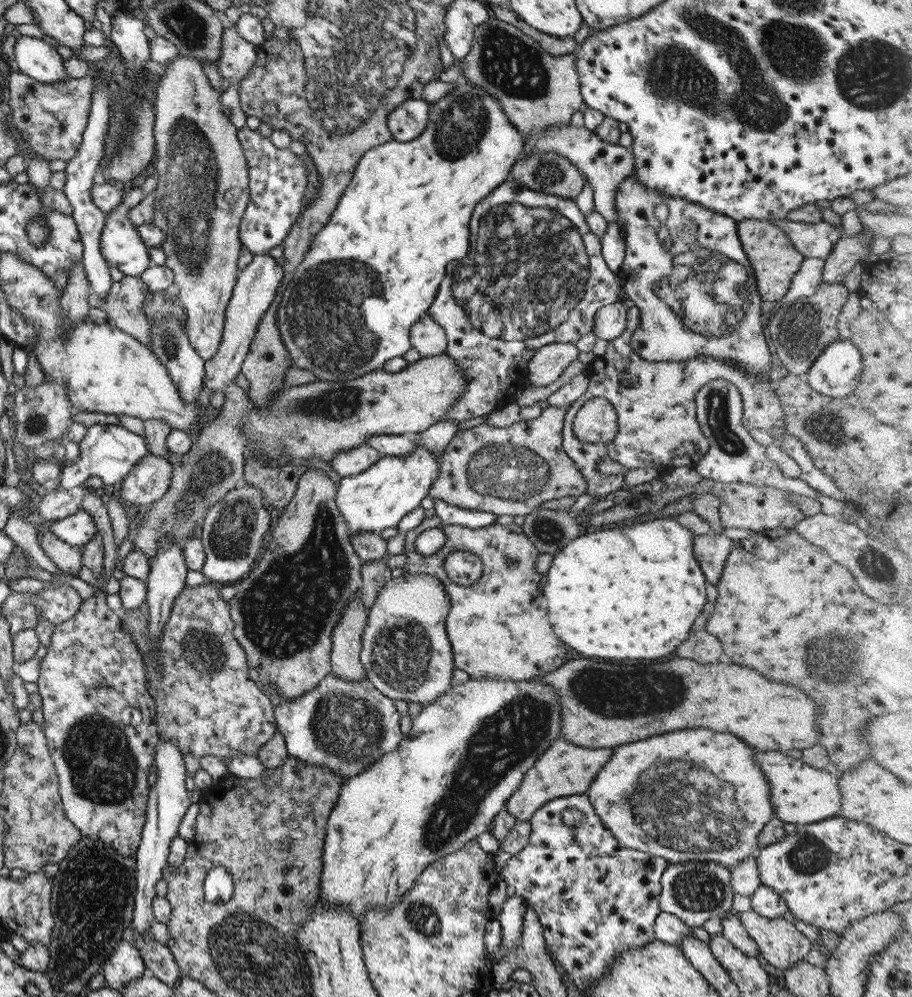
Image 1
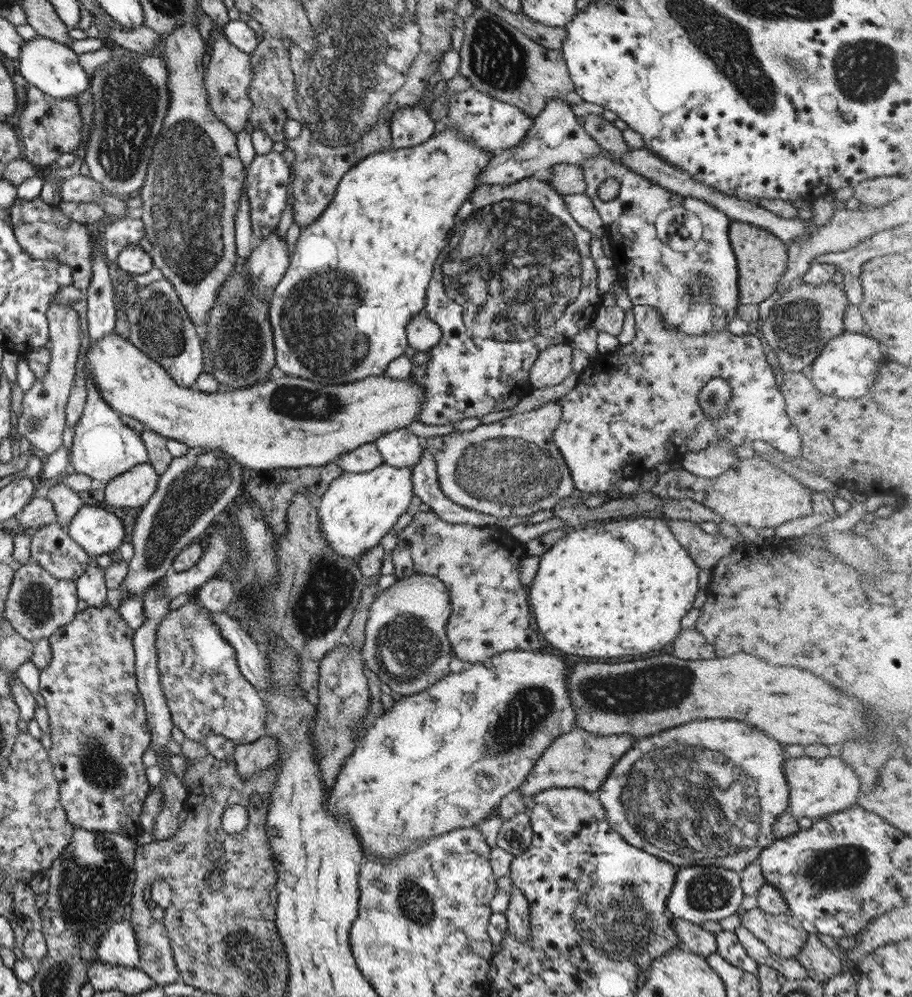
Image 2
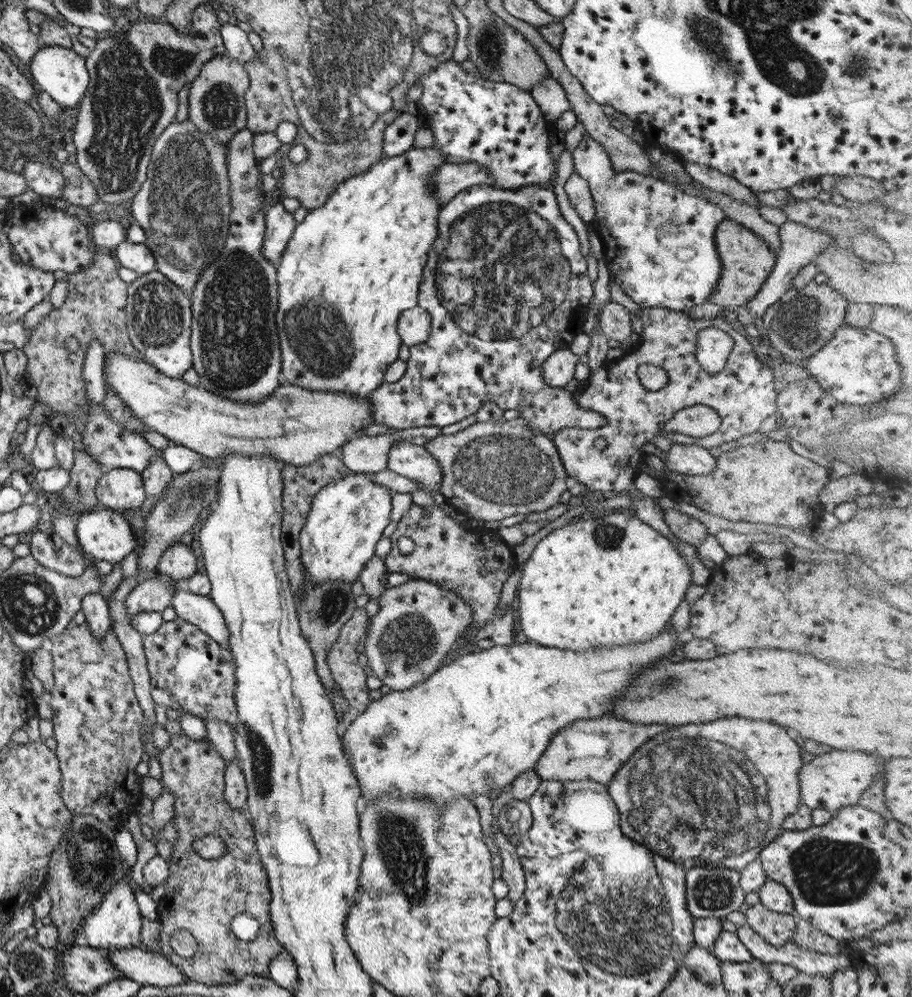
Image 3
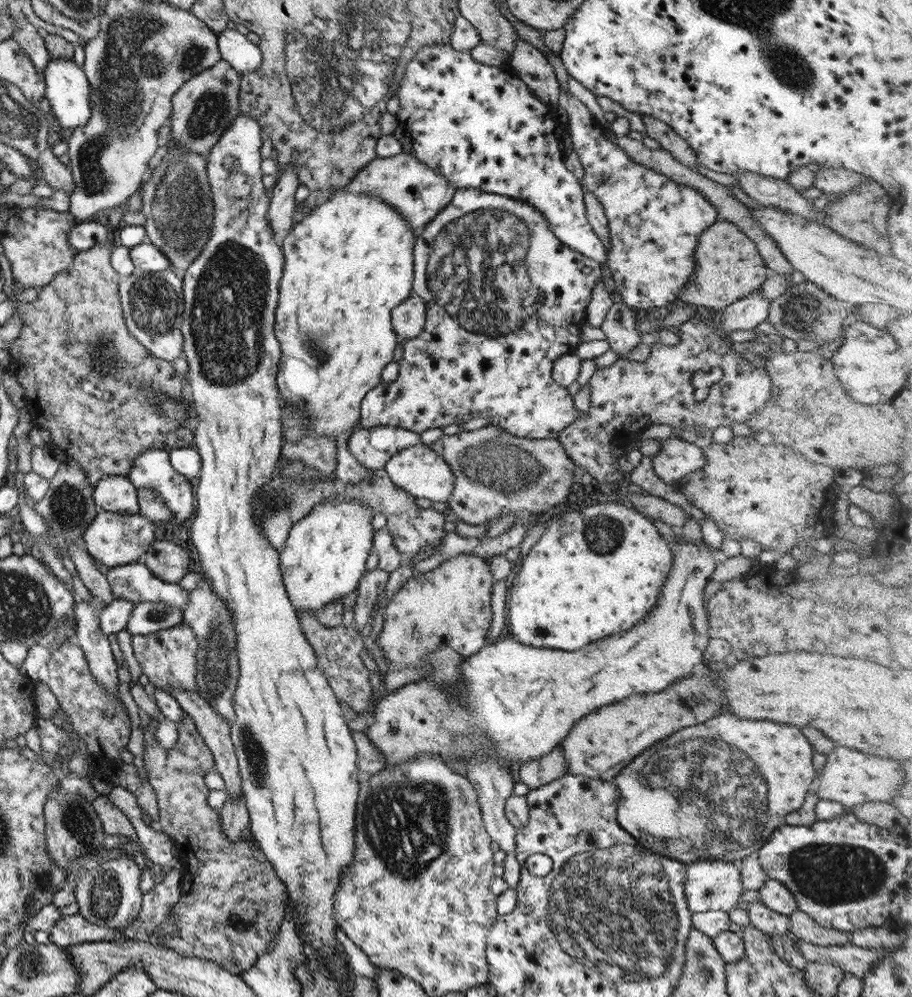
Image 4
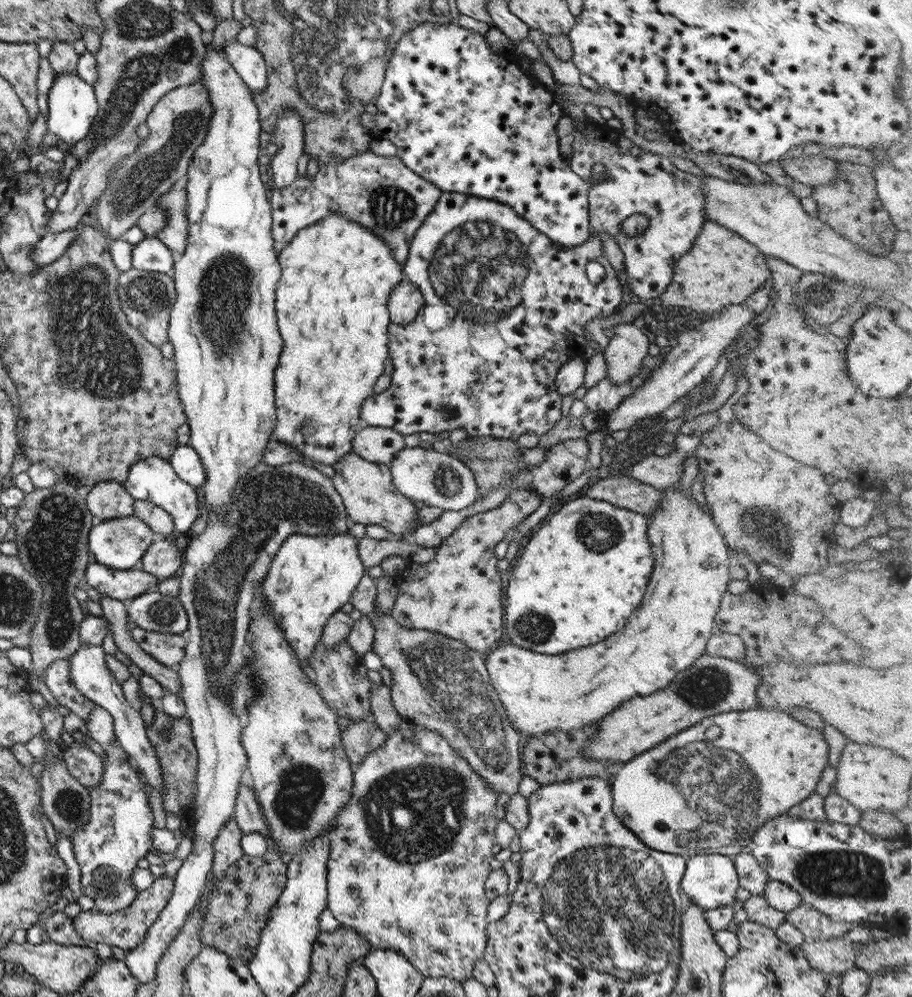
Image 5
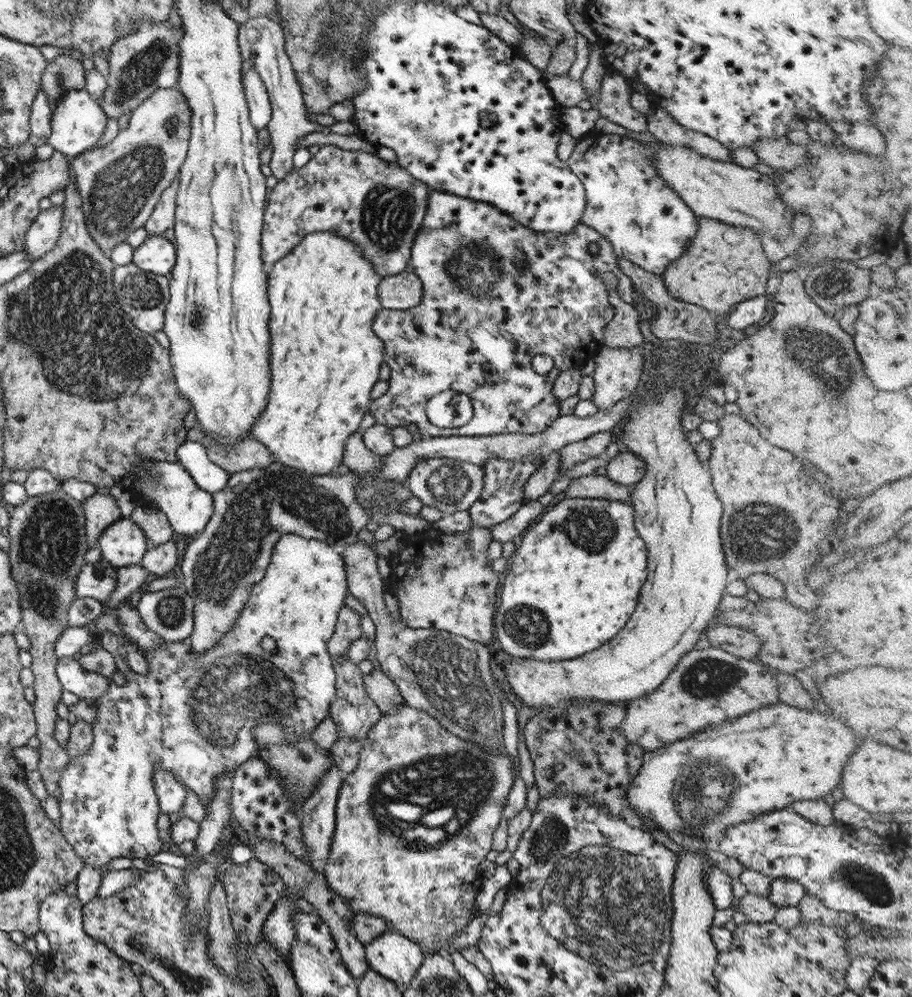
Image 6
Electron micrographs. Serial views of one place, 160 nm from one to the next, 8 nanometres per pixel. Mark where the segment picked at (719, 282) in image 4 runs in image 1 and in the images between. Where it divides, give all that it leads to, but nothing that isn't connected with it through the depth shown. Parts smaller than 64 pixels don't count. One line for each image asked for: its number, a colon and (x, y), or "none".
1: (774, 260)
2: (761, 258)
3: (745, 260)

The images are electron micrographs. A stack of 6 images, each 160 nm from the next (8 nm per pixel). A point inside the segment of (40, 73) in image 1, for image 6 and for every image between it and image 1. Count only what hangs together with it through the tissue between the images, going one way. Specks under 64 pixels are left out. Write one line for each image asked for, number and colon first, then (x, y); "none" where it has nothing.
2: (52, 67)
3: (60, 72)
4: (66, 88)
5: (71, 105)
6: (76, 123)

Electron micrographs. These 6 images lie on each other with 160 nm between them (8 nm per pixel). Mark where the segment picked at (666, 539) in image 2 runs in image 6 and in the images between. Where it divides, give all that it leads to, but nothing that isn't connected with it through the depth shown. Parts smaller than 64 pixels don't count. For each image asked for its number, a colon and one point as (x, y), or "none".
3: (608, 579)
4: (564, 595)
5: (579, 575)
6: (572, 582)

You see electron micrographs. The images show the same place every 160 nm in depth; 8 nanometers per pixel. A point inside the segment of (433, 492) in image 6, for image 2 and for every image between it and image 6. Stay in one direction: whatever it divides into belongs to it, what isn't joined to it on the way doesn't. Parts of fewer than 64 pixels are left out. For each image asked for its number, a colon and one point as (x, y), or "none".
2: (400, 449)
3: (413, 462)
4: (418, 470)
5: (432, 476)

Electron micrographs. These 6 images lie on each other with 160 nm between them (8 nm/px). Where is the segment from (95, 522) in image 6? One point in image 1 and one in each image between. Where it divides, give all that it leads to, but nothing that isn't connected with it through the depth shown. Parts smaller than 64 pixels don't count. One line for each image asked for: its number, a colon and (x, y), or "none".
1: (147, 482)
2: (132, 489)
3: (119, 489)
4: (111, 493)
5: (107, 500)

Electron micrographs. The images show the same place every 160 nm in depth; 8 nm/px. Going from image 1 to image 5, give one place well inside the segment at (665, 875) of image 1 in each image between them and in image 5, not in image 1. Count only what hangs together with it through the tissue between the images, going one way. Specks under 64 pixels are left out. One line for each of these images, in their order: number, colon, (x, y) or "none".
2: (701, 893)
3: (709, 891)
4: (711, 885)
5: (709, 881)

